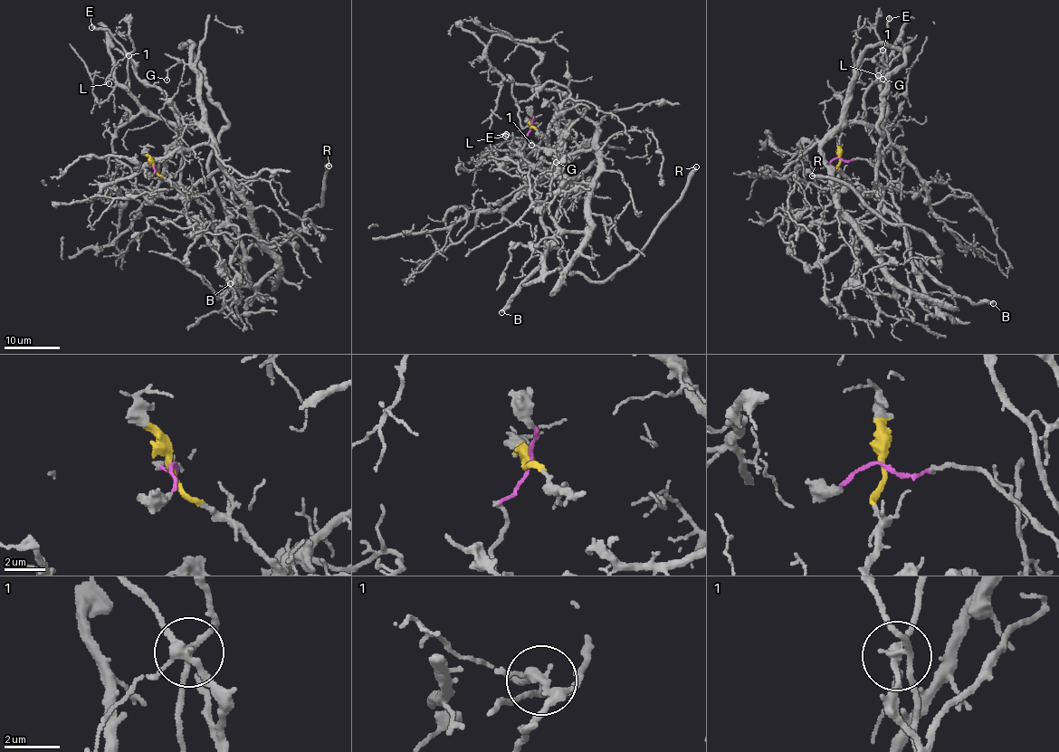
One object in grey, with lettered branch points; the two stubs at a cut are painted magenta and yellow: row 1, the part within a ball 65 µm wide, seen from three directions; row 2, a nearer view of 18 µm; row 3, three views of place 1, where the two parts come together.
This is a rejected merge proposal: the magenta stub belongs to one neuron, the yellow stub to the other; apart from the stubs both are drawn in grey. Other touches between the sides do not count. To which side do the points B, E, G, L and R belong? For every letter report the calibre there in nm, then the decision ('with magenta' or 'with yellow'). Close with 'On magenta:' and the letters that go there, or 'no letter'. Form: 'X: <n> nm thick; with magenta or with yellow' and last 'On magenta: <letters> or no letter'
B: 420 nm thick; with magenta
E: 360 nm thick; with magenta
G: 110 nm thick; with yellow
L: 130 nm thick; with magenta
R: 320 nm thick; with magenta
On magenta: B, E, L, R

